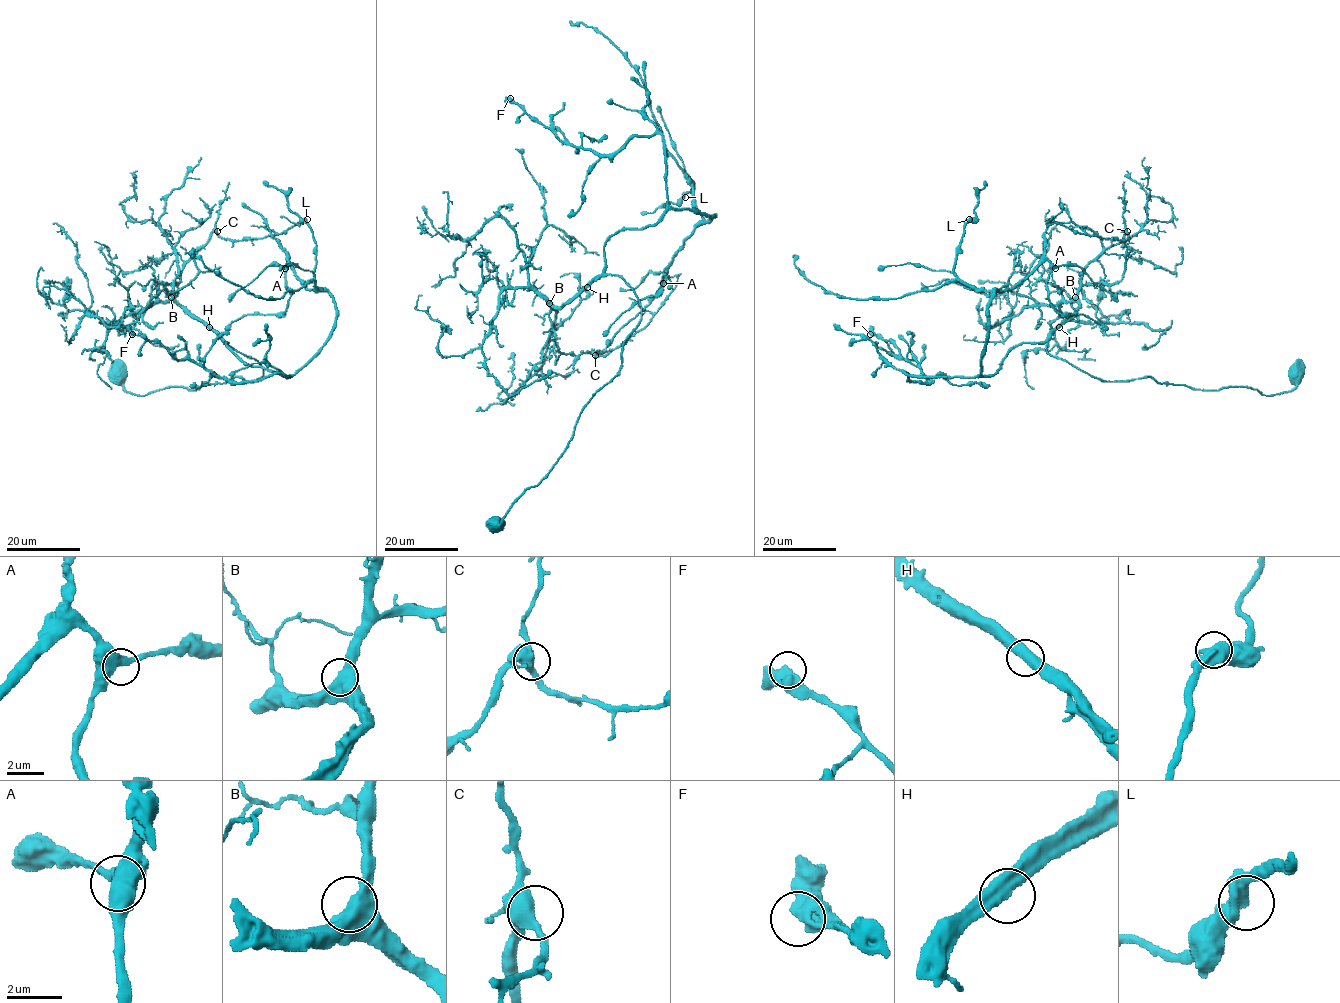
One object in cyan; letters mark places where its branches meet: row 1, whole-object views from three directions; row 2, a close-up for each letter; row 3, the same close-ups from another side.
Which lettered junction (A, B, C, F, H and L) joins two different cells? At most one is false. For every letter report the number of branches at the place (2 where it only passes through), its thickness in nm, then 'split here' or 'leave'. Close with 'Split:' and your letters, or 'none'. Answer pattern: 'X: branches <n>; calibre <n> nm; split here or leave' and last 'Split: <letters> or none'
A: branches 2; calibre 500 nm; leave
B: branches 2; calibre 550 nm; leave
C: branches 2; calibre 480 nm; leave
F: branches 2; calibre 500 nm; leave
H: branches 2; calibre 500 nm; leave
L: branches 2; calibre 500 nm; leave
Split: none

